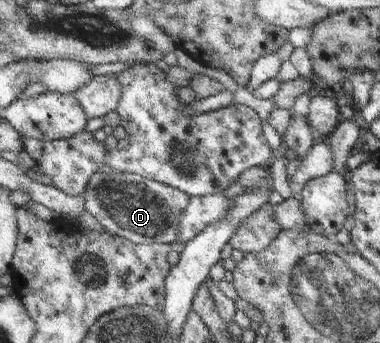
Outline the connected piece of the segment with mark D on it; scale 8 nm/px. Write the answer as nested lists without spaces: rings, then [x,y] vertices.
[[[96,172],[90,180],[89,190],[79,195],[85,202],[97,200],[101,207],[95,207],[95,217],[105,225],[107,231],[123,235],[135,244],[172,244],[178,241],[182,215],[190,206],[190,196],[175,187],[128,172]]]

